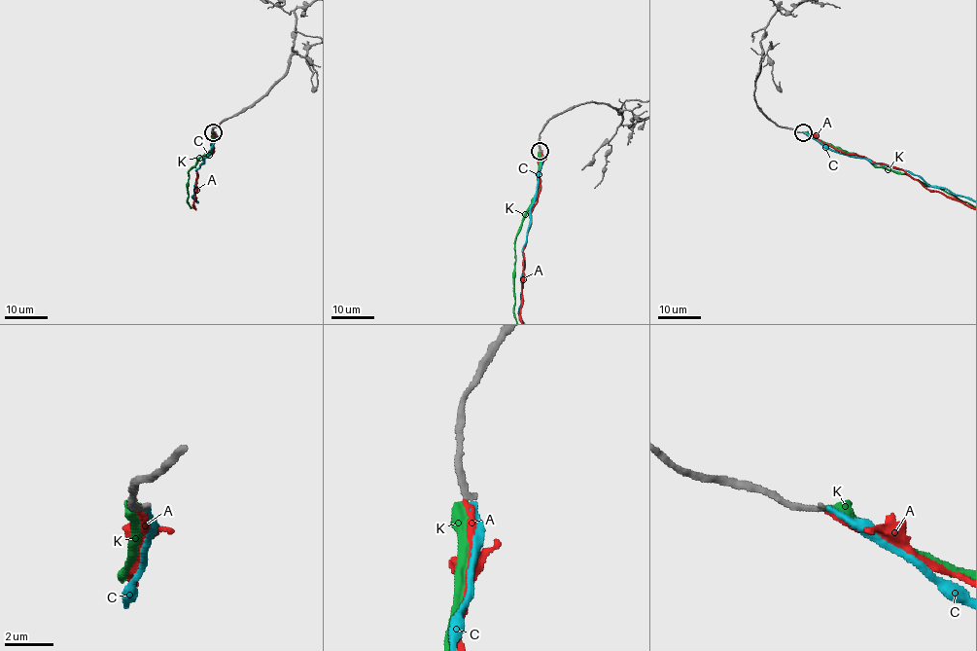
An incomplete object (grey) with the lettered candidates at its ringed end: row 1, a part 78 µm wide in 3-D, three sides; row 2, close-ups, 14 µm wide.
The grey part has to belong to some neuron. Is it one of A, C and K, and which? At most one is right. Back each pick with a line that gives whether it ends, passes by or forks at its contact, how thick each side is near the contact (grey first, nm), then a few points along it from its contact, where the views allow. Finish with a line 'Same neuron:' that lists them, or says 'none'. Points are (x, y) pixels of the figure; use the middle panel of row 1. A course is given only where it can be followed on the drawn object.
A: it ends there; 280 nm thick on the grey side, 160 nm on the other
Same neuron: A

